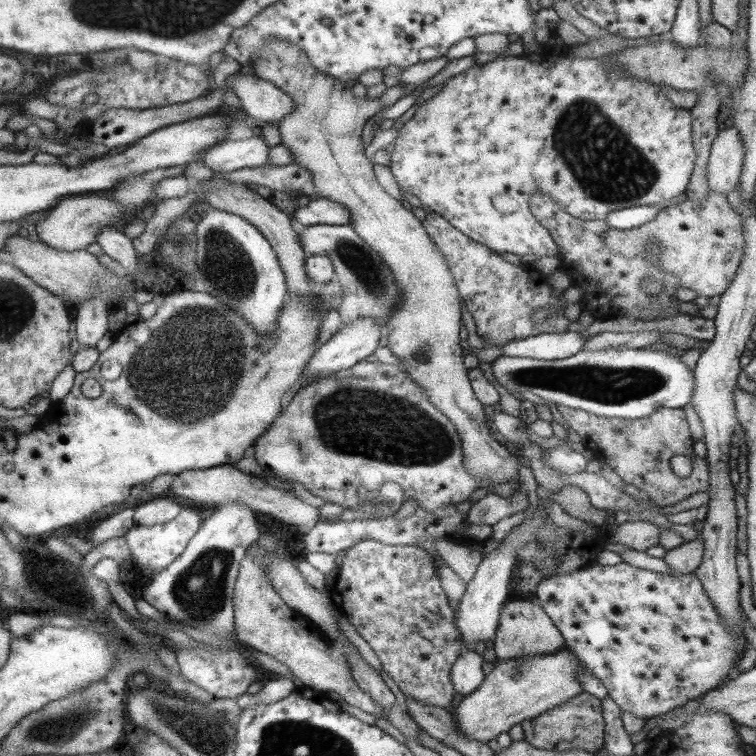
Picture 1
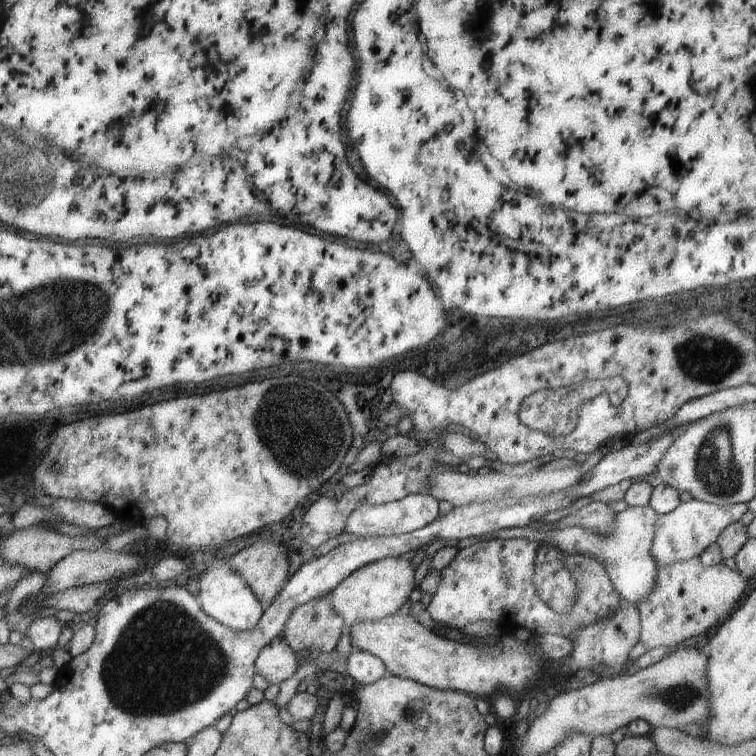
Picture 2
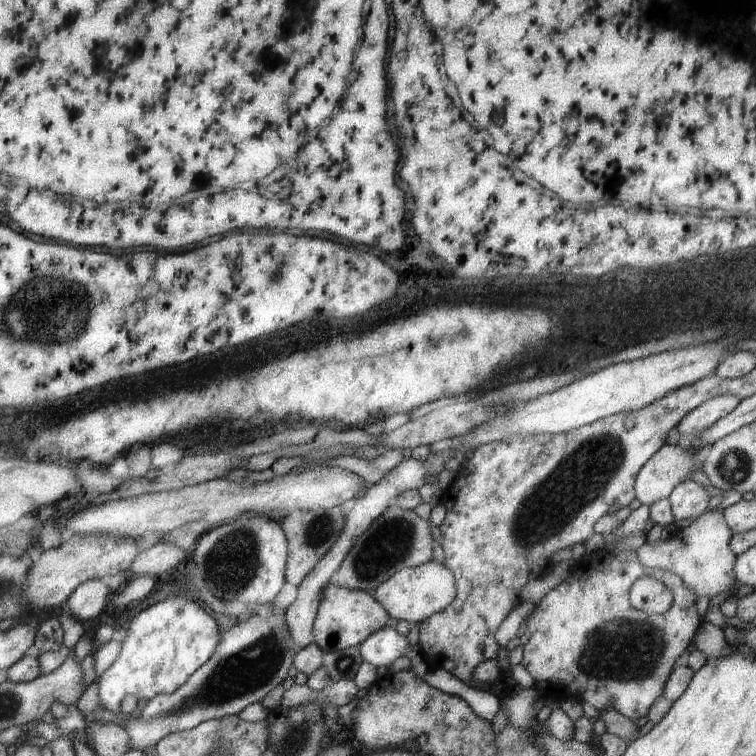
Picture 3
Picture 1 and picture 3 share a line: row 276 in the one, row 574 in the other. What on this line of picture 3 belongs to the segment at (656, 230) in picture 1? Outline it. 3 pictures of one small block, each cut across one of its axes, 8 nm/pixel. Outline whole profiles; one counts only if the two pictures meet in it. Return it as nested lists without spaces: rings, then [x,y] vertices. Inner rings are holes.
[[[715,508],[703,511],[696,519],[681,530],[655,546],[647,543],[634,551],[637,560],[644,567],[653,567],[675,573],[696,598],[710,599],[719,592],[729,592],[734,580],[735,554],[730,549],[731,529],[727,526],[723,511]]]

